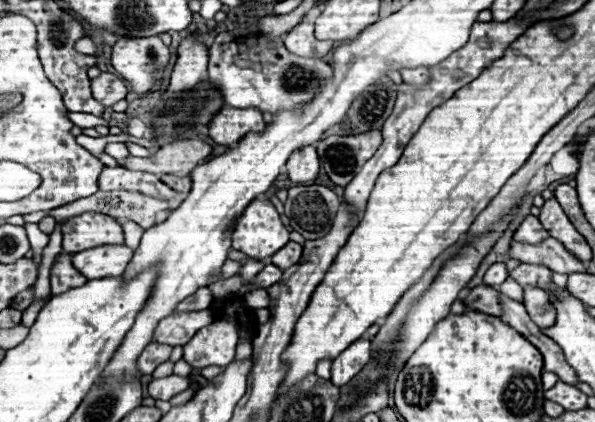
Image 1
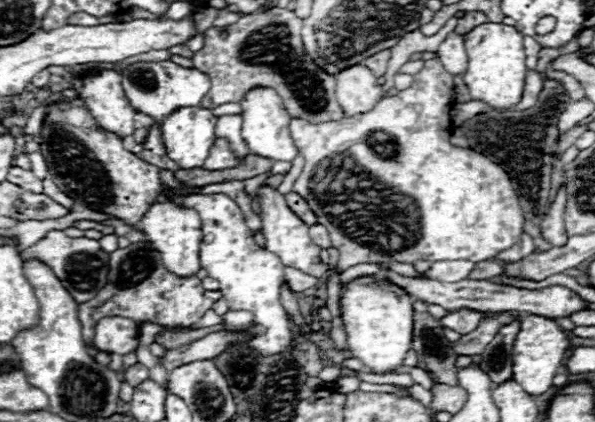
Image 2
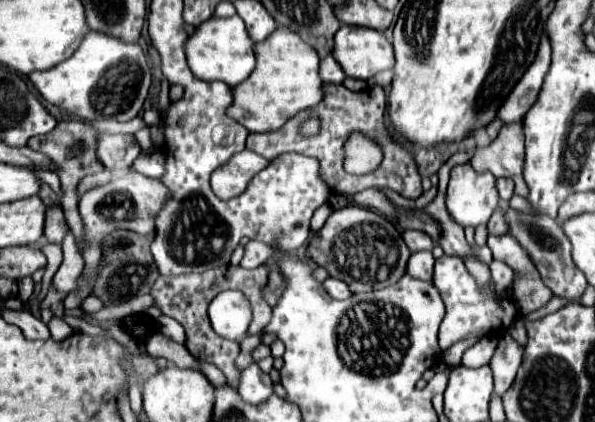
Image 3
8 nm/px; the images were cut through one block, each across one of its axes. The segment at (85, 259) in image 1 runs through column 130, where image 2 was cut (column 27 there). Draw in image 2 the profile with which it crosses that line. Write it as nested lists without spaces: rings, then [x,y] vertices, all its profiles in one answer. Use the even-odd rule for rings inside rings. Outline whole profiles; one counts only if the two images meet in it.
[[[52,230],[38,244],[24,250],[22,258],[36,258],[42,260],[46,266],[50,266],[52,272],[62,280],[62,286],[70,292],[70,296],[78,304],[92,300],[108,282],[110,254],[104,252],[100,242],[92,238],[70,238],[62,230]]]

